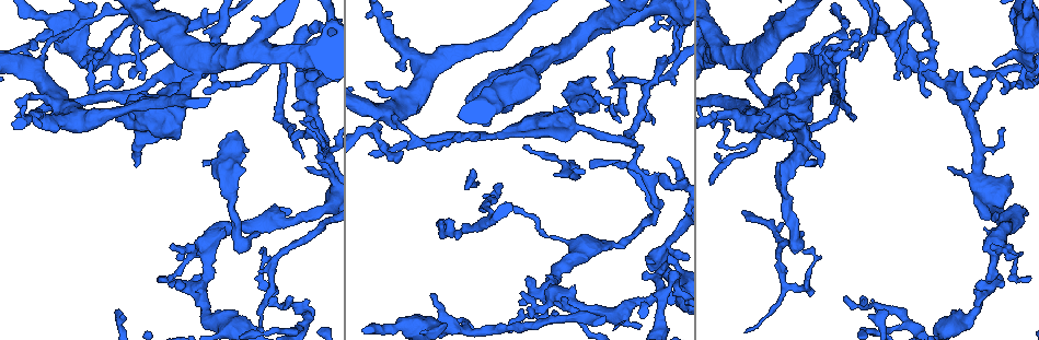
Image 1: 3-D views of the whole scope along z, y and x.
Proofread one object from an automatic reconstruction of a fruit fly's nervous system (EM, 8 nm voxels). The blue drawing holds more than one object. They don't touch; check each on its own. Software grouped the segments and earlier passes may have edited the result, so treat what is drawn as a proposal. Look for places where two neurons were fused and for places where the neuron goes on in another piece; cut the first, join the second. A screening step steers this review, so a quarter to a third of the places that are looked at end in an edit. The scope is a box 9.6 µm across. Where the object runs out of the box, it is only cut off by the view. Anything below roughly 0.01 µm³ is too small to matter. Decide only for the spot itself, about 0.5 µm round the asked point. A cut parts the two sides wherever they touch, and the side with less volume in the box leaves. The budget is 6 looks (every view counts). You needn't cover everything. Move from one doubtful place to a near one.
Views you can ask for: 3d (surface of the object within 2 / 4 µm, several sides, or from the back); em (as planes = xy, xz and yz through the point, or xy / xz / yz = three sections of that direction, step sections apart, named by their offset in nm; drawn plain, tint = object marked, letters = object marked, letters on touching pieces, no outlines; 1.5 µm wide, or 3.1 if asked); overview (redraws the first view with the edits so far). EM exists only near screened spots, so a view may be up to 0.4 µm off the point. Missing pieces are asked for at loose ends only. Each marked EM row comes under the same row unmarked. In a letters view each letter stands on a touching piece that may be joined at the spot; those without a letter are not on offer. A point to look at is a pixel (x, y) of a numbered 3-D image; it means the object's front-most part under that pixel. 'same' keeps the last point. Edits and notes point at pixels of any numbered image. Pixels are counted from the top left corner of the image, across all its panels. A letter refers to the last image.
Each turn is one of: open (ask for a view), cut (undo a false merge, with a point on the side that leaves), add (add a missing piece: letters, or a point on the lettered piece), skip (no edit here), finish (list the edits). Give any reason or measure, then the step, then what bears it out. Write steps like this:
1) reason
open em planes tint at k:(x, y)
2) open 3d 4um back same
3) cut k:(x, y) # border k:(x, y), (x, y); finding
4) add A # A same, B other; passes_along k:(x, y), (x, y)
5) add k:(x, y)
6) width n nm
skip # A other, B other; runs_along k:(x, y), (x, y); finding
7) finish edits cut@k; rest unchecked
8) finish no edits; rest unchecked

stops while still wide
open 3d 4um at 1:(245, 169)

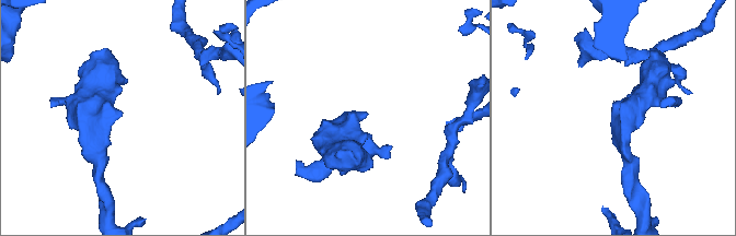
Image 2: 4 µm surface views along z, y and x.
open em xy step 8 tint at 2:(122, 113)

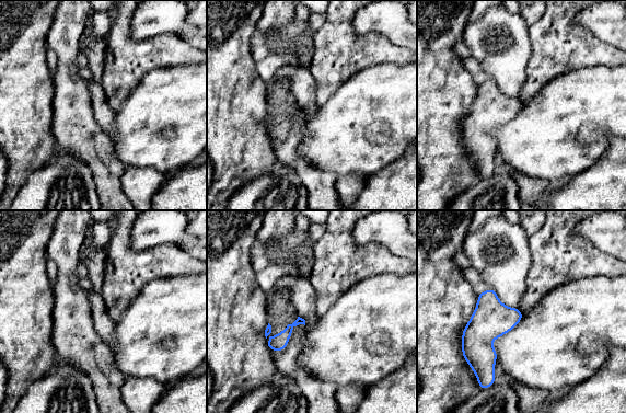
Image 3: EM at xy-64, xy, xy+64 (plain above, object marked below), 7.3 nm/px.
open em planes letters same

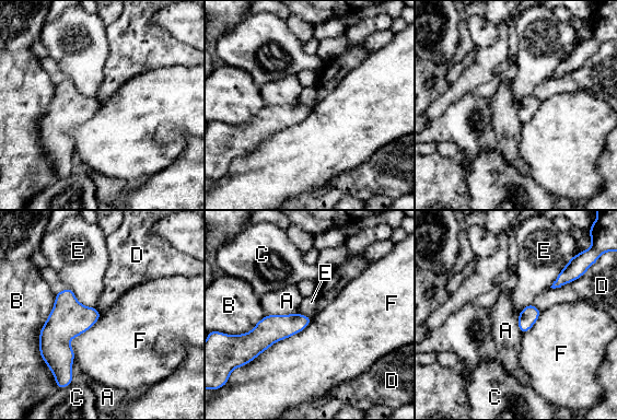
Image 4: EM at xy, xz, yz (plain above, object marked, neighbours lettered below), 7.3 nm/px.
skip # A other, B other, C other, D other, E other, F other; border 4:(312, 318), (246, 364); none of them fits

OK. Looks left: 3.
sharp bend
open 3d 4um at 1:(624, 141)

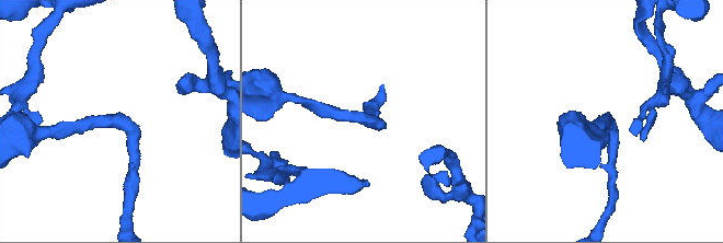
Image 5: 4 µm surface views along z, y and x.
shape alone is not enough
open em yz step 4 tint at 5:(607, 124)

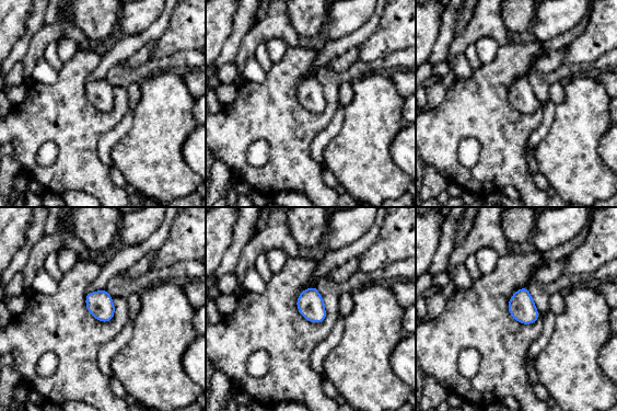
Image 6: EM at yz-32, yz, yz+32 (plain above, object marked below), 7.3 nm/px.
open em planes letters same

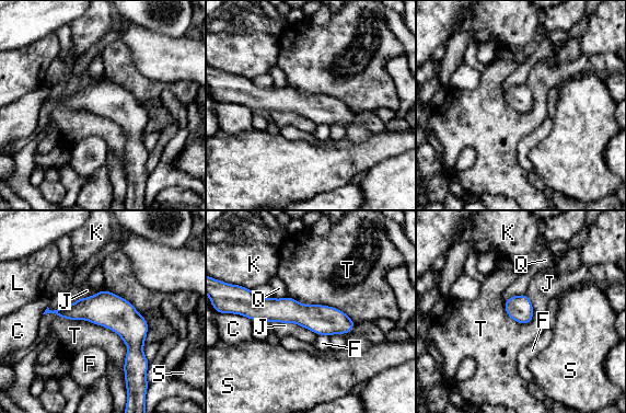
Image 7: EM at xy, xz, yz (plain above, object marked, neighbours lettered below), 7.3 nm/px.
width 180 nm
skip # C other, F other, J other, K other, L other, Q other, S other, T other; runs_along 7:(218, 303), (348, 321); continuous, no second neuron

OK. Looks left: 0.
finish no edits; rest unchecked

